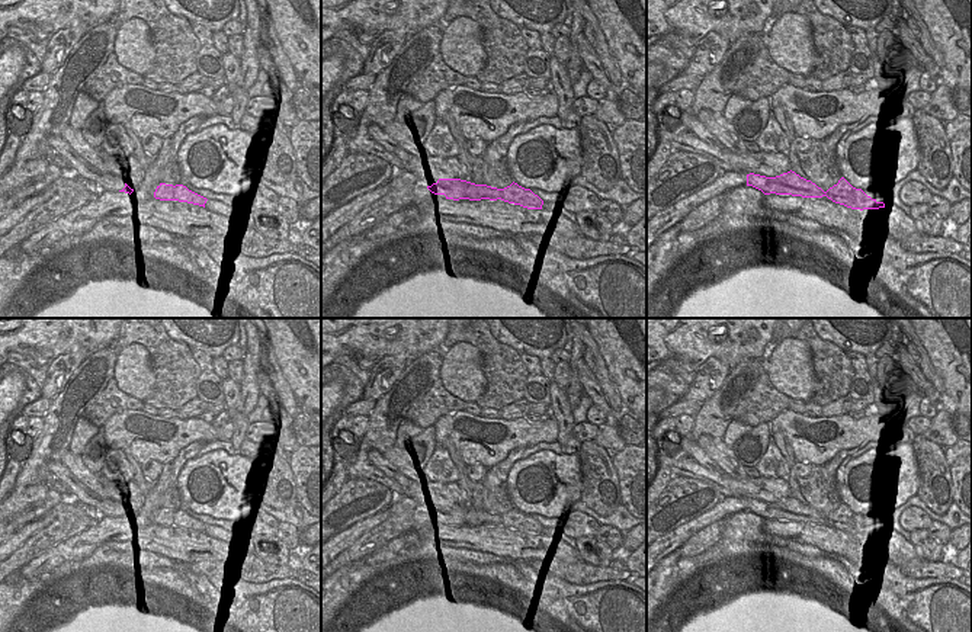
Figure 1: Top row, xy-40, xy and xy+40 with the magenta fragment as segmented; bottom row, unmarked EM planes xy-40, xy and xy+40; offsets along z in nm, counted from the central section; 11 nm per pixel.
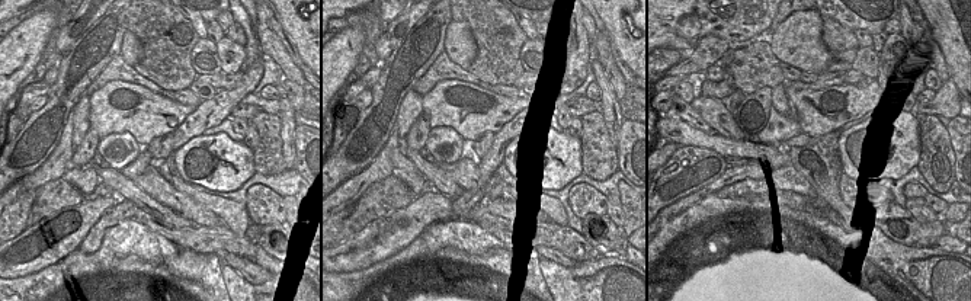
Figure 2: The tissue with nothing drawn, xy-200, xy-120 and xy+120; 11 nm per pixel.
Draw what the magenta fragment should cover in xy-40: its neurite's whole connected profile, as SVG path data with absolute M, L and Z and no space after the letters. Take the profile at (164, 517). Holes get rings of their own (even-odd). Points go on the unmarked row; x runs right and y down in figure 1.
M160 509L154 517L154 523L160 526L179 526L179 527L187 527L193 530L199 530L205 533L206 523L189 516L183 510L166 510Z

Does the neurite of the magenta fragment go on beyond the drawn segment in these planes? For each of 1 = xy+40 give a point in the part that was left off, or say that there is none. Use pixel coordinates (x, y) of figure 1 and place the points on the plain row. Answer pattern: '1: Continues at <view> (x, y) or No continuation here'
1: No continuation here

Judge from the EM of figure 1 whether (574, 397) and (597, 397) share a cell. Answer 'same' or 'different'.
different

